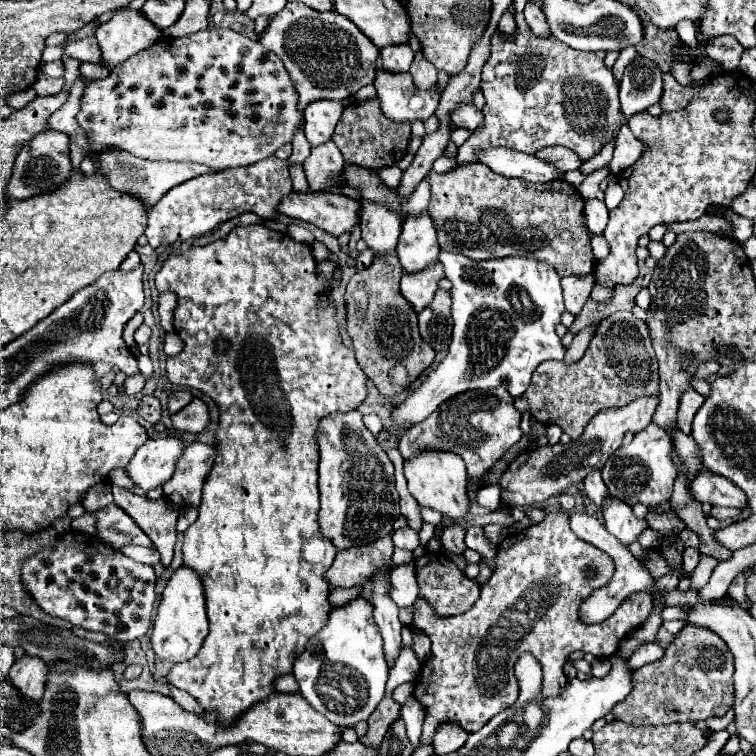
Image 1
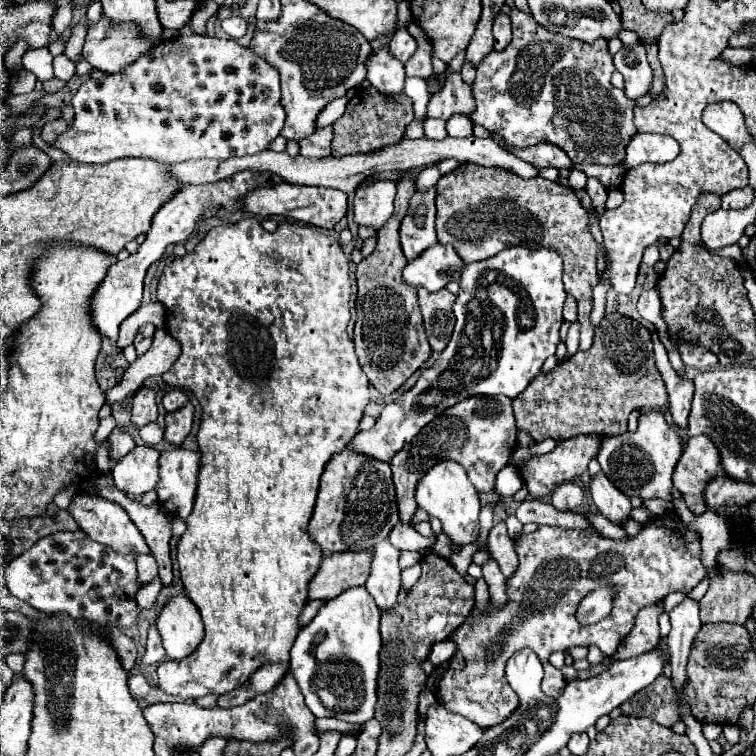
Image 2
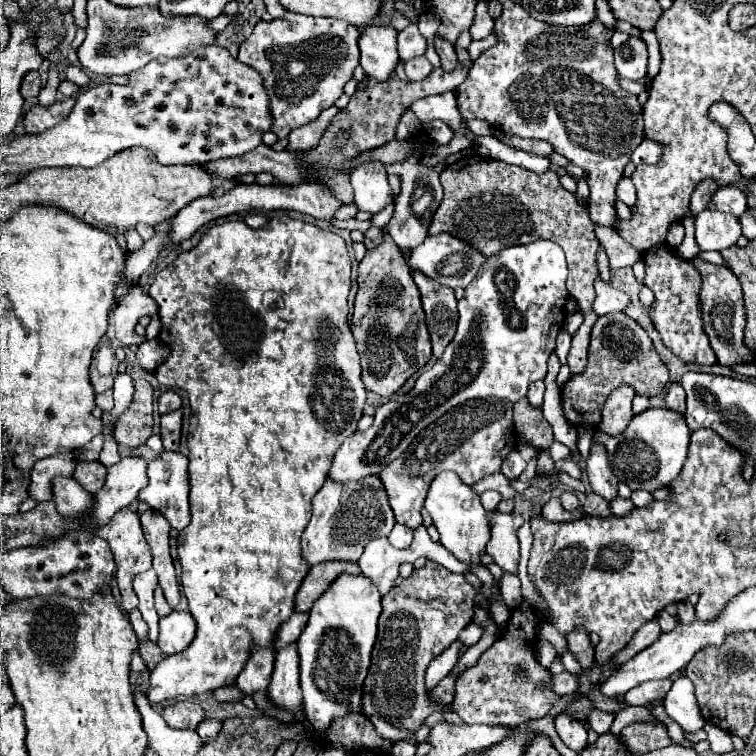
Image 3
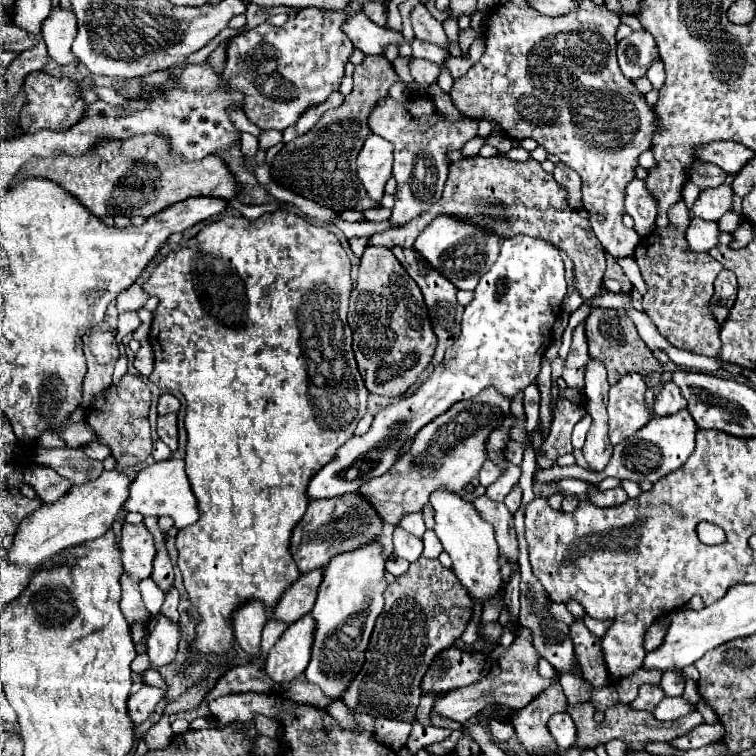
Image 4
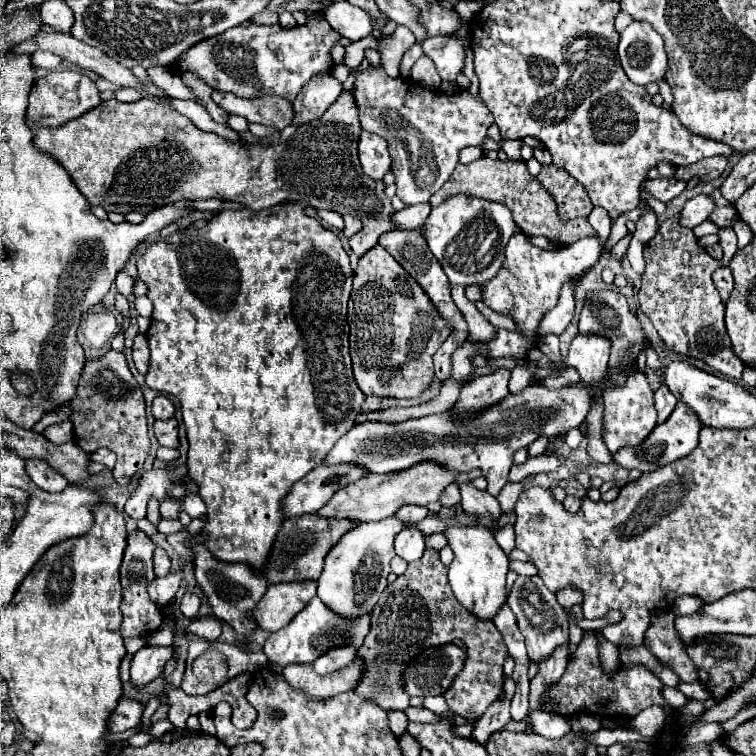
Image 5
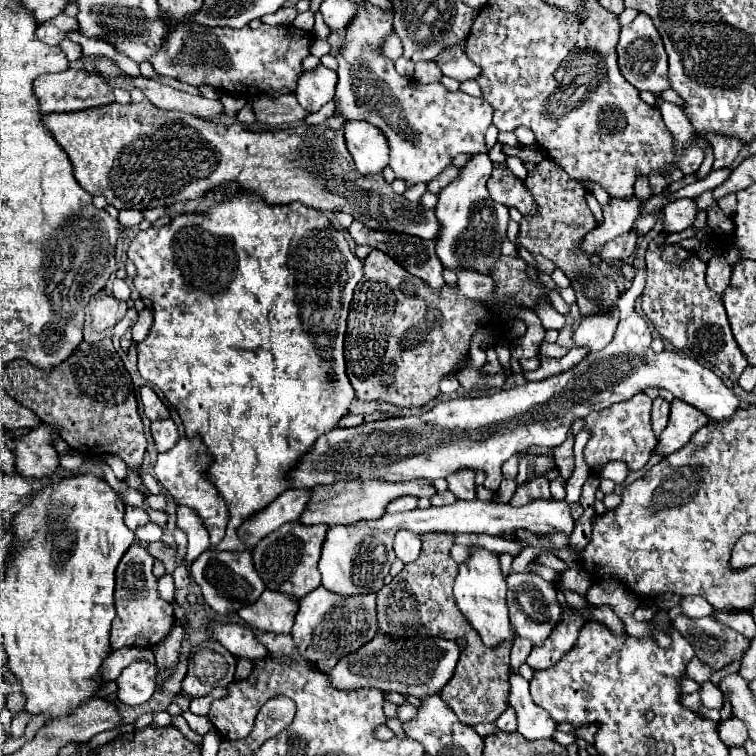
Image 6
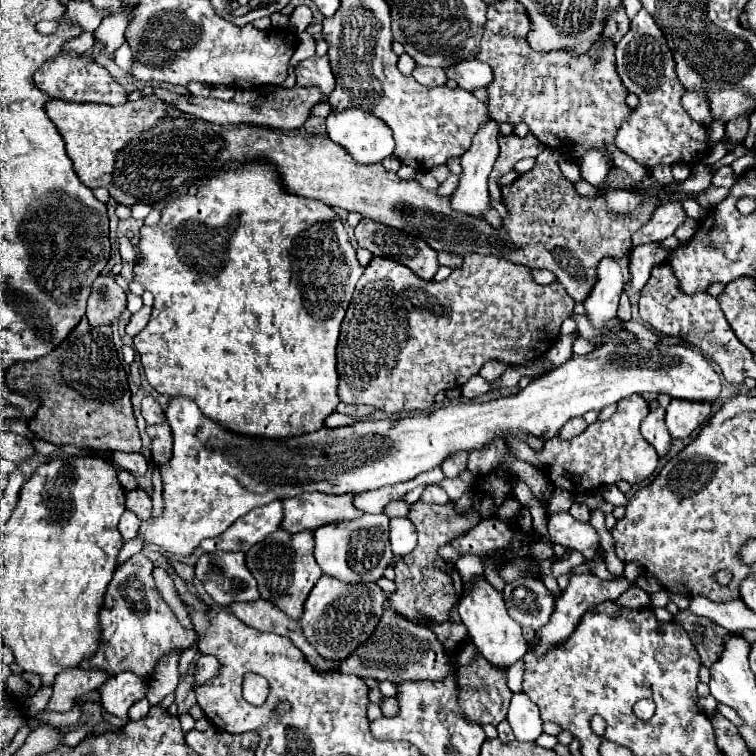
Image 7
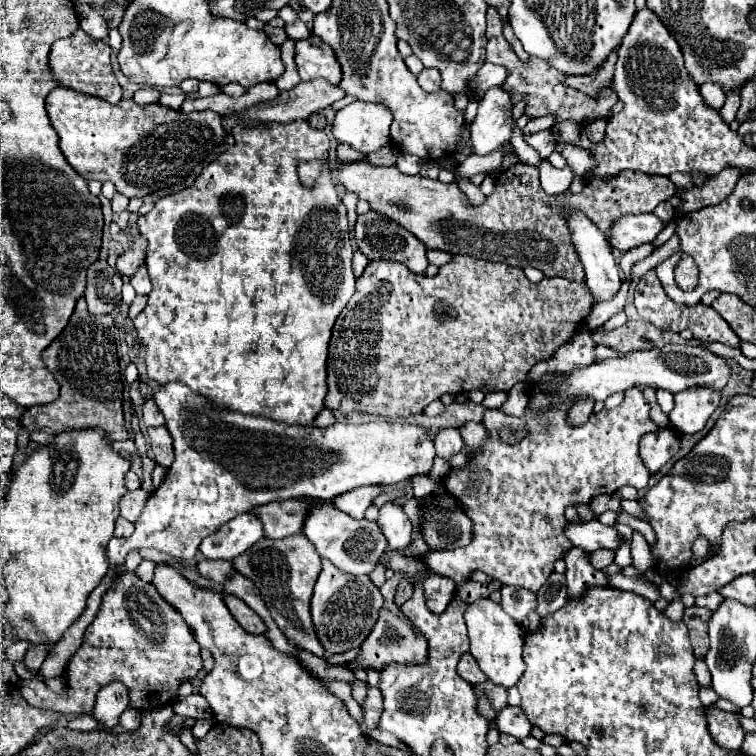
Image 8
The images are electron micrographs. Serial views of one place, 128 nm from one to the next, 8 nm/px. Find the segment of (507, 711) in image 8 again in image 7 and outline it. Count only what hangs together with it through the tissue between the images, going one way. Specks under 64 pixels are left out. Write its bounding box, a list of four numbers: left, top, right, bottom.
[506,694,542,742]

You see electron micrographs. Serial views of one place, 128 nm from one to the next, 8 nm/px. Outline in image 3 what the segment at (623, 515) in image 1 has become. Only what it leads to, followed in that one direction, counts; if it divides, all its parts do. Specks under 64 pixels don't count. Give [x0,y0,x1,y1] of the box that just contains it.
[586,442,618,500]

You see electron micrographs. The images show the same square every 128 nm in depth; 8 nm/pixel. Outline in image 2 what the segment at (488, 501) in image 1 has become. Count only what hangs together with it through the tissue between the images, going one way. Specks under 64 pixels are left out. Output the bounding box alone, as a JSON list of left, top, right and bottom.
[496,466,522,498]

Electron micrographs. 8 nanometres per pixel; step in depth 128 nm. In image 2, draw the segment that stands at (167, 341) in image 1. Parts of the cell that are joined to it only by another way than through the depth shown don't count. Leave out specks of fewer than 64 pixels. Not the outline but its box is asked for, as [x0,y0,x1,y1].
[106,328,180,406]

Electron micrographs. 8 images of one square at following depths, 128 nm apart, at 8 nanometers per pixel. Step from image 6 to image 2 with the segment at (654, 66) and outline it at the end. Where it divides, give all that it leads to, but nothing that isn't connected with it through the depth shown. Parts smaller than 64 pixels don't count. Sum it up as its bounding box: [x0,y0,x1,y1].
[614,42,652,100]

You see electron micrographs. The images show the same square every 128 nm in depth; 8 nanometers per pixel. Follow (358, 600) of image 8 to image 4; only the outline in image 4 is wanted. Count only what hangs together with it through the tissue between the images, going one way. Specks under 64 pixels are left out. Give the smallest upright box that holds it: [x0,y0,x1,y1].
[264,614,314,682]

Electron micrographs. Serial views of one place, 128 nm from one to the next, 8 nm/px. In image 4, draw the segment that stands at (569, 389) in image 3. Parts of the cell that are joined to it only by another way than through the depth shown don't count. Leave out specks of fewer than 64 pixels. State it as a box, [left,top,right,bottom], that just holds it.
[584,308,662,390]

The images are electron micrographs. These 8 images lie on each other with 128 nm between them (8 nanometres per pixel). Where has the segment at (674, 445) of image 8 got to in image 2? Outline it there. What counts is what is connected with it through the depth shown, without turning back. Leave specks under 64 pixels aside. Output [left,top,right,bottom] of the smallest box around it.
[652,332,694,430]

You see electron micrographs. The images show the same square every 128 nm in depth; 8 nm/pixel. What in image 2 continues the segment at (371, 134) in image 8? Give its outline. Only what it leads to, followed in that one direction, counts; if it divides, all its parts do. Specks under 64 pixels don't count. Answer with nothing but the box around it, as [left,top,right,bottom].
[354,180,396,228]

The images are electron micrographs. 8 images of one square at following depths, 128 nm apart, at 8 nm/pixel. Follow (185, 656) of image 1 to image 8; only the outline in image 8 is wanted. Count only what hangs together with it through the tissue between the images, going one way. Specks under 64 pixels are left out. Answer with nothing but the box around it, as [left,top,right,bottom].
[92,682,128,728]

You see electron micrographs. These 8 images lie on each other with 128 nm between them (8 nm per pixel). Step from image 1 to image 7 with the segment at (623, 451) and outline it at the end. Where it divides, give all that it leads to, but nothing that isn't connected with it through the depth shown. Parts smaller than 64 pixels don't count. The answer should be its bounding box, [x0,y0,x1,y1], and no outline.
[666,398,710,438]

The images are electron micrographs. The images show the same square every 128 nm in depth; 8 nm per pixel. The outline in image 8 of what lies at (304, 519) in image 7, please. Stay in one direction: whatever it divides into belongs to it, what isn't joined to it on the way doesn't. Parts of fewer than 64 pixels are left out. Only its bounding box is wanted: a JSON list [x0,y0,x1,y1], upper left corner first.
[254,500,310,538]

